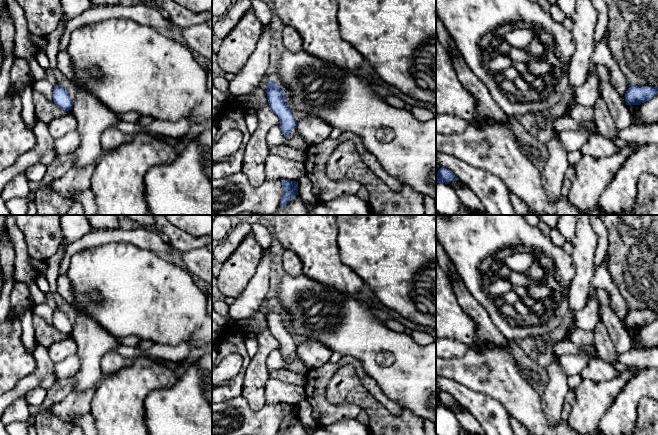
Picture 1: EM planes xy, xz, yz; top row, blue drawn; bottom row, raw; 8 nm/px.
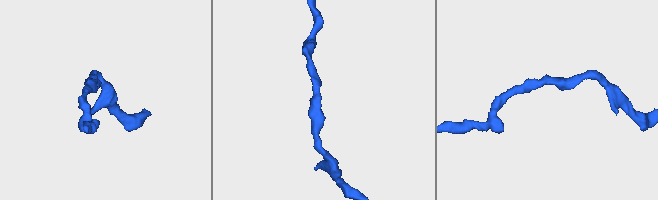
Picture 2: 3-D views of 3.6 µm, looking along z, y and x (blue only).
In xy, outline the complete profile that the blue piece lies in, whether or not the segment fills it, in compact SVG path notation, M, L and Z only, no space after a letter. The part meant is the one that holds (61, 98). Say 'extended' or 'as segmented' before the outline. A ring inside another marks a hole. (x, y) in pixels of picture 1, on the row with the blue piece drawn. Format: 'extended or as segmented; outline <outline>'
as segmented; outline M56 85L53 89L53 102L63 110L71 110L73 102L65 88Z

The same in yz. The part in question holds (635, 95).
as segmented; outline M629 84L629 88L625 93L625 102L627 105L640 105L652 99L657 92L657 87Z

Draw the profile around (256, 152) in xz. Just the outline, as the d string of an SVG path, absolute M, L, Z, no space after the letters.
M266 86L239 95L236 100L243 108L253 109L258 116L257 129L245 146L242 172L252 186L259 187L266 180L266 160L270 153L266 137L273 126L280 125L280 120L268 104Z

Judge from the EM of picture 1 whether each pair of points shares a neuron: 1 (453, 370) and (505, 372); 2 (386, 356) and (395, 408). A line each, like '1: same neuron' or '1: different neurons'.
1: same neuron
2: different neurons

